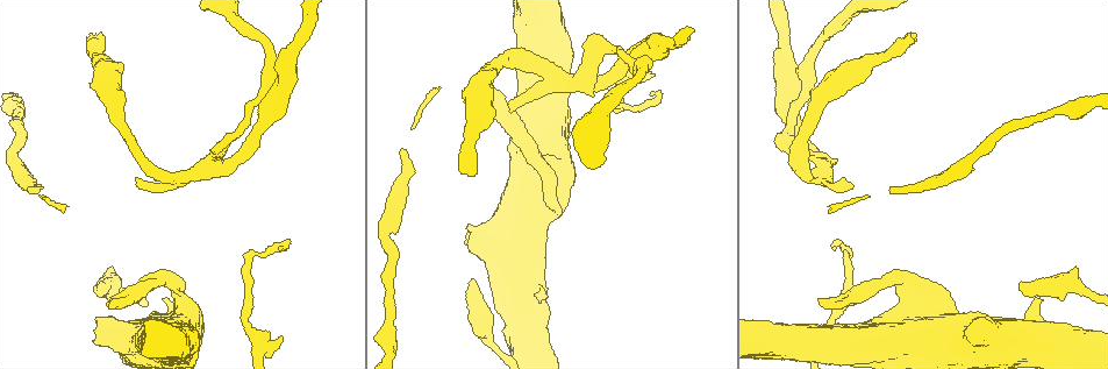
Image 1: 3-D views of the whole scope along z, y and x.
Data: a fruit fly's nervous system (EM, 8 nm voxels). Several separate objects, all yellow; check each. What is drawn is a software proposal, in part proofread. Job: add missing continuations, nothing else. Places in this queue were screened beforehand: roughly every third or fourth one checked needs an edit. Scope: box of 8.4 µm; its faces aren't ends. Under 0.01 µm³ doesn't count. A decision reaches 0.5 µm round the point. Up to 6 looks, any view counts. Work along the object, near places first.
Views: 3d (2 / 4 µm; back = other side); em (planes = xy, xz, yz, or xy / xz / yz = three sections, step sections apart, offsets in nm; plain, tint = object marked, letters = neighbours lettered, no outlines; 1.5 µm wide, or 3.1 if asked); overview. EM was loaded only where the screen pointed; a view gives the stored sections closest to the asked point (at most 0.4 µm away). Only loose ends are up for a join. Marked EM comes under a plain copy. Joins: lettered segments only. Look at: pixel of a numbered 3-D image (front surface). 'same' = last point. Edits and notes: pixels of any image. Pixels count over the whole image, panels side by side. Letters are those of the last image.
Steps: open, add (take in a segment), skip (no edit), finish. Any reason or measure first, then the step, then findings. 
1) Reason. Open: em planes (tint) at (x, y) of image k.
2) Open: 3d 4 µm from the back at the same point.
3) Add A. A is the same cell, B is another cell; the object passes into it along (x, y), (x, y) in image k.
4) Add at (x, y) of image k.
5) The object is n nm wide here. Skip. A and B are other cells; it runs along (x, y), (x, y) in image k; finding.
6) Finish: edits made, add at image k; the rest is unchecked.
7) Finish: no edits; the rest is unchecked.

End of a long branch. Open: em planes (letters) at (27, 188) of image 1.

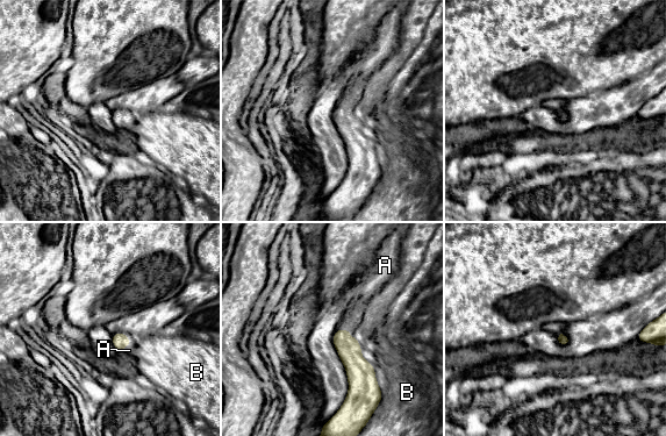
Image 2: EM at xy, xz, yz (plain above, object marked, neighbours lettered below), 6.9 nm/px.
The longest contact is with A, 130 nm. Add A. A is the same cell, B is another cell; it goes on there.

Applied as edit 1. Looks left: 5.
Redraw. Open: overview.

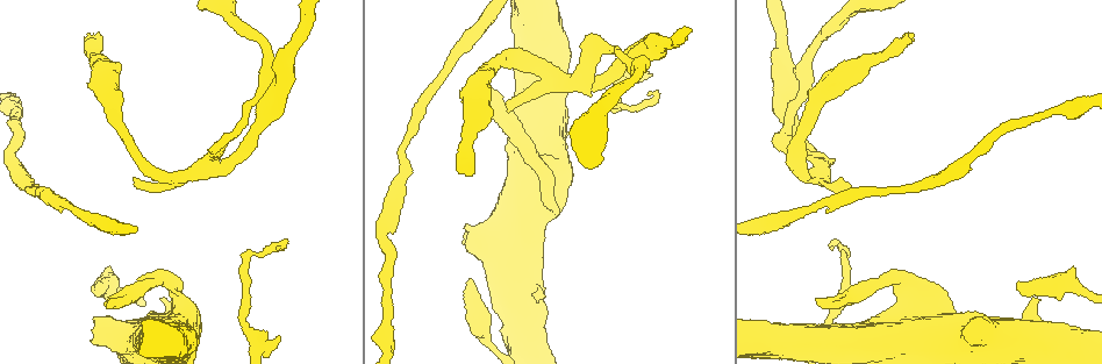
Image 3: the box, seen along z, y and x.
Branch stops here. Open: 3d 4 µm at (471, 281) of image 3.

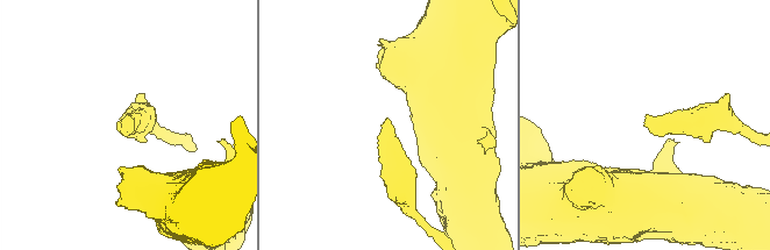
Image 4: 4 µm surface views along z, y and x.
Open: em xy step 4 (letters) at (647, 120) of image 4.

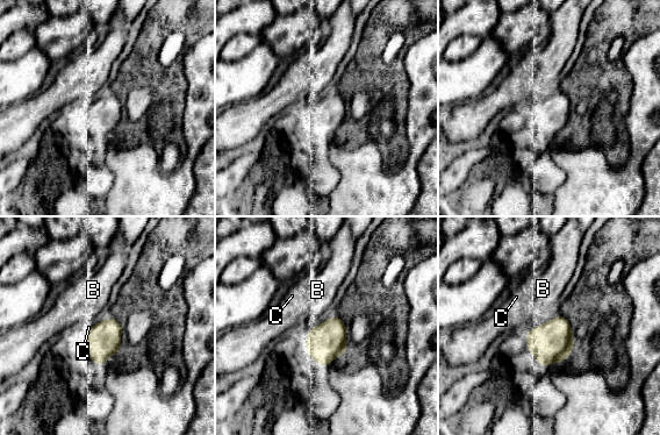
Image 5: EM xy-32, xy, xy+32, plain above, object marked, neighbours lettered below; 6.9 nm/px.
Open: em planes (letters) at the same point.

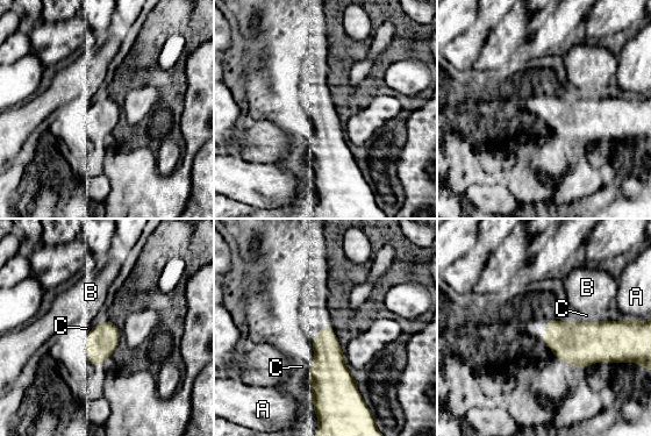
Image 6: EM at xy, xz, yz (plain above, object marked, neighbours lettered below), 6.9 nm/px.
Skip. A, B and C are other cells; a border runs along (603, 319), (577, 322) in image 6; no lettered segment goes on from it.

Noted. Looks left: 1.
Tapers out. Open: em xz step 4 (letters) at (507, 104) of image 3.

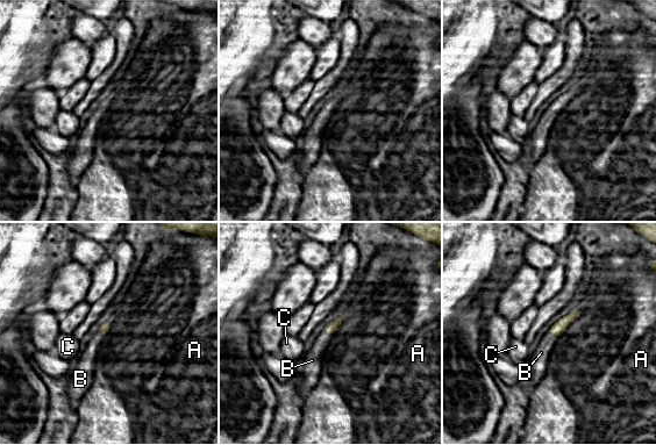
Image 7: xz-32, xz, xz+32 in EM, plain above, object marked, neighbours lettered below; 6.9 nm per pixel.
Add B. B is the same cell, A and C are other cells; the object passes into it along (561, 325), (551, 335), (541, 352) in image 7; it goes on there.

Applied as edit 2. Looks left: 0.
Finish: edits made, add at image 2, add at image 7; the rest is unchecked.

